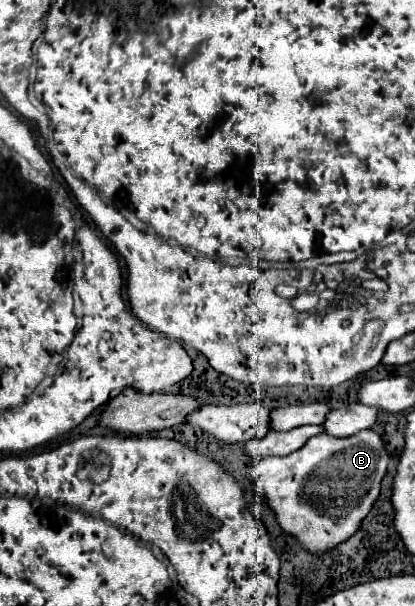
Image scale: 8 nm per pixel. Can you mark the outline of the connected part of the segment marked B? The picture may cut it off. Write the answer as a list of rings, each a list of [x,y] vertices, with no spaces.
[[[370,429],[360,431],[352,437],[332,437],[320,433],[308,439],[308,443],[300,451],[294,451],[288,457],[260,459],[252,463],[252,471],[256,475],[254,481],[262,489],[282,533],[286,537],[292,537],[302,549],[310,551],[312,555],[328,553],[358,533],[360,523],[370,513],[374,501],[380,495],[380,481],[386,475],[386,467],[388,453],[384,449],[384,441],[378,433]]]

